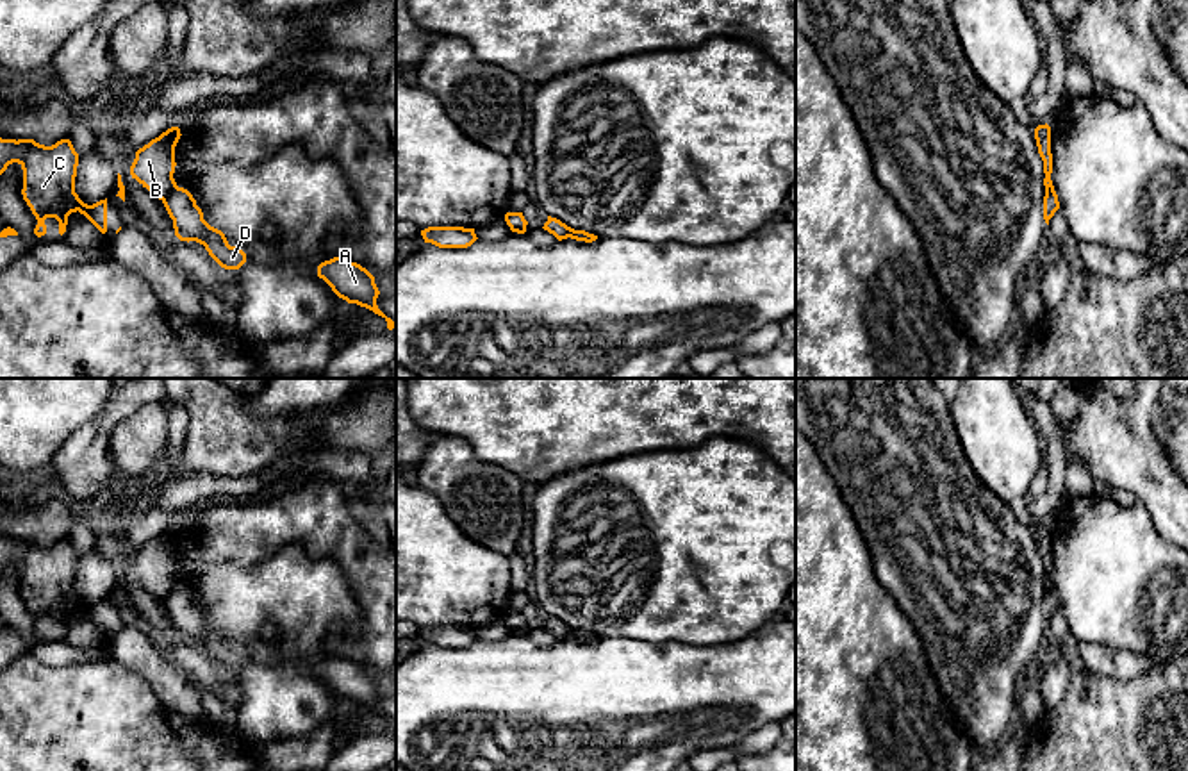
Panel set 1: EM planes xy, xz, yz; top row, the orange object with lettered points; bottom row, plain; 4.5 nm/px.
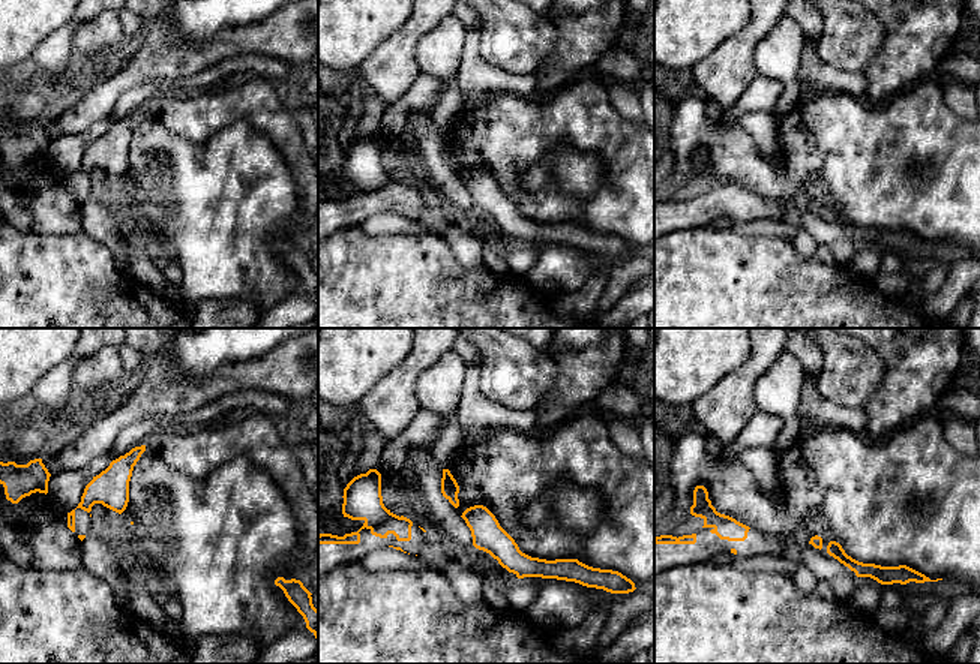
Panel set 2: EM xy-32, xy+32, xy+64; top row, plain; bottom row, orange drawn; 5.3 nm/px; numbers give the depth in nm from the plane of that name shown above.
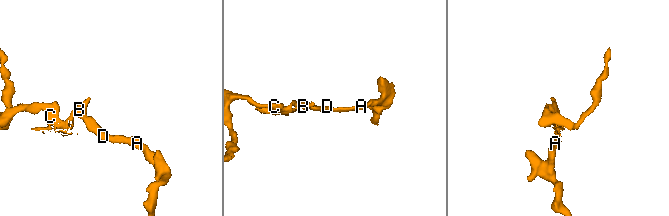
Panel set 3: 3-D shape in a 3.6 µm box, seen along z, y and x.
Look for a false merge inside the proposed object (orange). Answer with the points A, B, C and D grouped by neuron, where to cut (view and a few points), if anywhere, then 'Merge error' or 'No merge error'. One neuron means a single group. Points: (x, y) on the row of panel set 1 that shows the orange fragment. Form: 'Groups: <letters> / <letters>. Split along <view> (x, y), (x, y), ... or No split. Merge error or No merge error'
Groups: A D / B C. Split along xy (177, 186), (163, 200). Merge error

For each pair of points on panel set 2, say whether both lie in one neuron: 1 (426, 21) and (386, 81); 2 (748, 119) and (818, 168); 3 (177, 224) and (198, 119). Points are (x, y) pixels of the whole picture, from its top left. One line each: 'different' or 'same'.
1: same
2: different
3: different

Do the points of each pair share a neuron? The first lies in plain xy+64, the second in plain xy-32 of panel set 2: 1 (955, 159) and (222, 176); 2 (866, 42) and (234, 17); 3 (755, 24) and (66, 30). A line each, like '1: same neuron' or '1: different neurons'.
1: different neurons
2: different neurons
3: same neuron

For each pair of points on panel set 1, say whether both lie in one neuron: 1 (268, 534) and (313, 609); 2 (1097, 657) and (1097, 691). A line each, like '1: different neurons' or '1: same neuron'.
1: different neurons
2: different neurons

